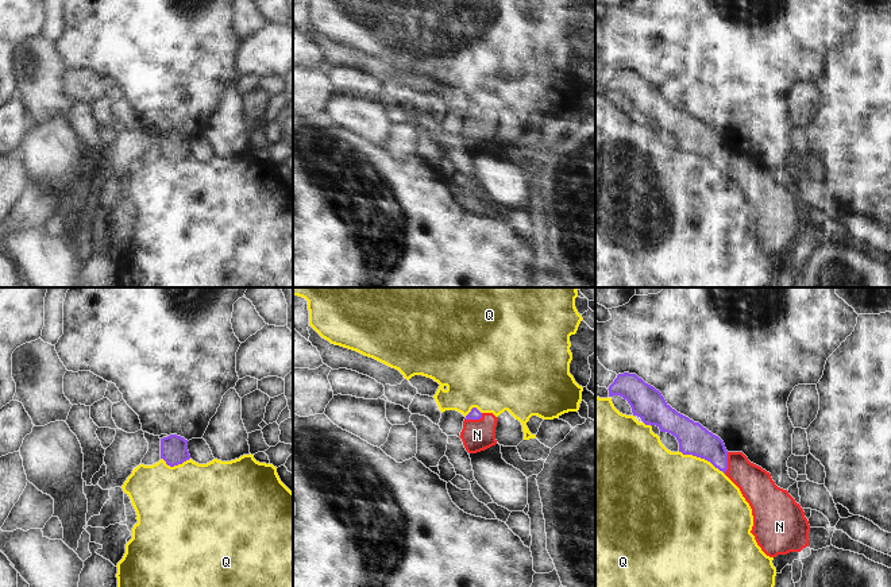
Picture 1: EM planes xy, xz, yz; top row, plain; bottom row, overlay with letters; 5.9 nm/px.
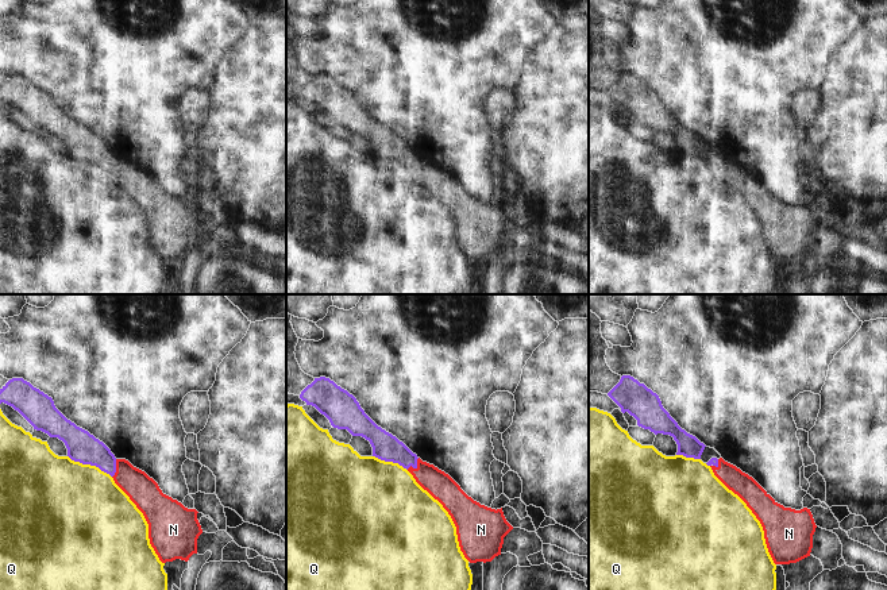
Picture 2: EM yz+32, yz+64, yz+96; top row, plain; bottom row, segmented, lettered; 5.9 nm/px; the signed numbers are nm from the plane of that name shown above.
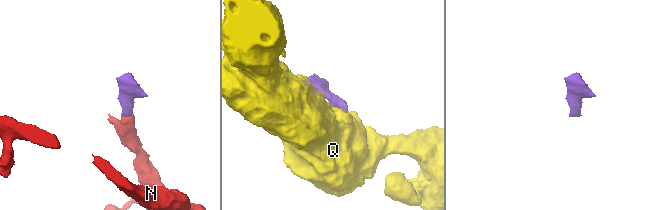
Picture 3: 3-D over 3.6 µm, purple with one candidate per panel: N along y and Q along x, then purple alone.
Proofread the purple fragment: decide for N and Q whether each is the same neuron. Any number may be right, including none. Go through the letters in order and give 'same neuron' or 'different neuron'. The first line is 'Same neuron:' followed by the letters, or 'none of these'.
Same neuron: N
N: same neuron
Q: different neuron

